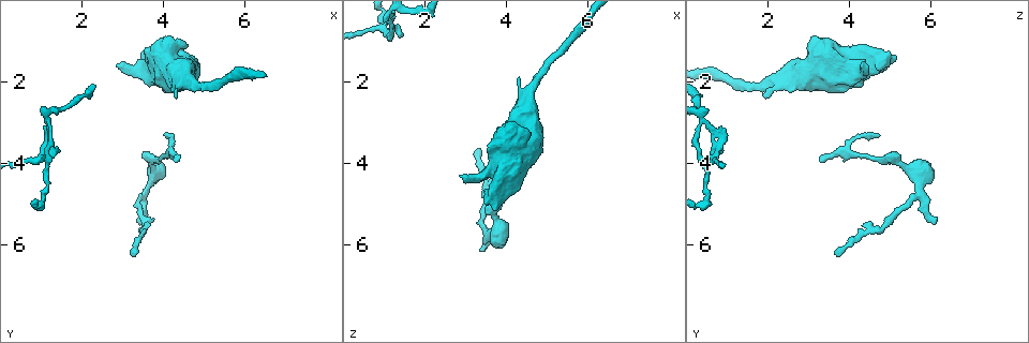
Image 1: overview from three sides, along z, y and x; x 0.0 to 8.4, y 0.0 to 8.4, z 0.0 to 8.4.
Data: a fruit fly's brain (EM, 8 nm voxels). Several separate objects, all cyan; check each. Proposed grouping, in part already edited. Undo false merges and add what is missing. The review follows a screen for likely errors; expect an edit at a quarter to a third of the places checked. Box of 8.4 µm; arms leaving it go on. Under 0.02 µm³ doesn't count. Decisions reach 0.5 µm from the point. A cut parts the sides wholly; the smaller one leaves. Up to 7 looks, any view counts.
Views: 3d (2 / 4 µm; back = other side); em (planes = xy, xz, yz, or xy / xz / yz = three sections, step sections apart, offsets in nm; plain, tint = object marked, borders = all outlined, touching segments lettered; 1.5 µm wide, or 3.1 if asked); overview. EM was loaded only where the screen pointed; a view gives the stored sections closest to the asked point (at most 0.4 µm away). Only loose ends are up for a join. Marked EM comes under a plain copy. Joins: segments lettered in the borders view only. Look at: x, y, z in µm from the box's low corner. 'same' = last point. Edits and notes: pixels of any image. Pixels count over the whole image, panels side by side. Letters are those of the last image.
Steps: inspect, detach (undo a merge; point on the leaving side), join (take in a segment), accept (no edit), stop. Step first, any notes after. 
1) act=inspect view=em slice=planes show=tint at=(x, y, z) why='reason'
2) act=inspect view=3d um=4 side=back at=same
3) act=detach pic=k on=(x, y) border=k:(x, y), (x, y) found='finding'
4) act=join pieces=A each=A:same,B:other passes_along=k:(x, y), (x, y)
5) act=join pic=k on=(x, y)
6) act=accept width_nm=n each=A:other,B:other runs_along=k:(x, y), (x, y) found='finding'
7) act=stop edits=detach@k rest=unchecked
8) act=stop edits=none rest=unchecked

act=inspect view=3d um=4 side=back at=(3.35, 6.15, 3.70) why='an open end'

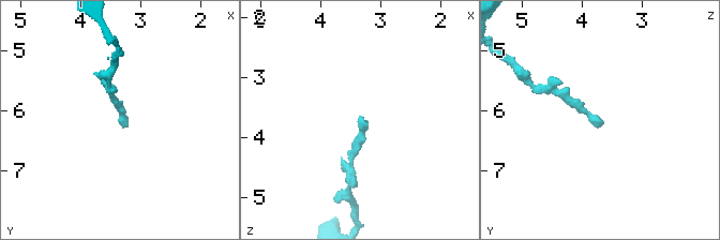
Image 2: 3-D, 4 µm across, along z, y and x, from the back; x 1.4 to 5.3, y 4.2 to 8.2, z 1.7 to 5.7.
act=inspect view=em slice=planes show=borders at=(3.35, 6.25, 3.70) why='shape alone is not enough'

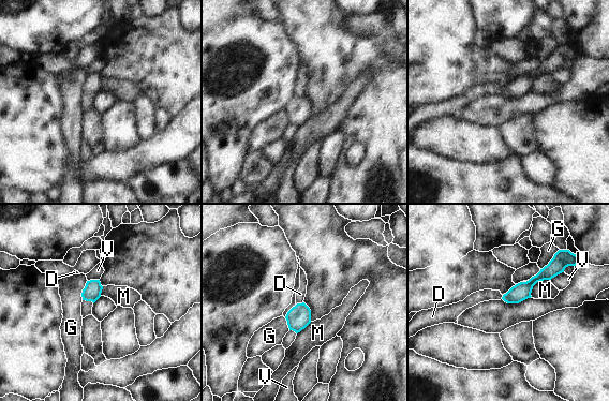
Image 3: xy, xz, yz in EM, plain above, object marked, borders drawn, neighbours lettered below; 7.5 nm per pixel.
act=accept each=D:other,G:other,M:other,V:other border=3:(302, 301), (296, 305) found='none of them fits'

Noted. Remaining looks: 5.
act=inspect view=em slice=xy step=8 show=tint at=(3.45, 5.35, 6.15) why='an open end'

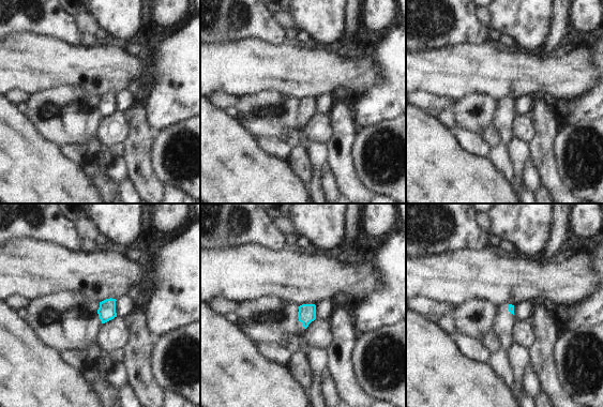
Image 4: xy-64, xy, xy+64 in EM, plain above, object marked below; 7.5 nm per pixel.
act=inspect view=em slice=planes show=borders at=same

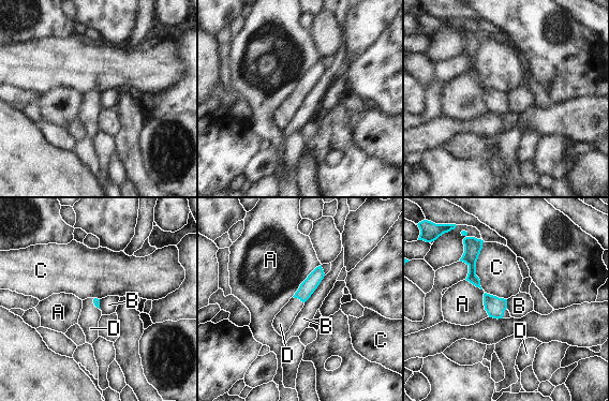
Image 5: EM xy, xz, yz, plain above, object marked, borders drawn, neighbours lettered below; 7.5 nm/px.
act=join pieces=D each=A:other,B:other,C:other,D:same found='the neuron continues'

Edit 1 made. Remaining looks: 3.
act=inspect view=em slice=xy step=8 show=tint at=(4.30, 2.40, 1.85) why='stops while still wide'

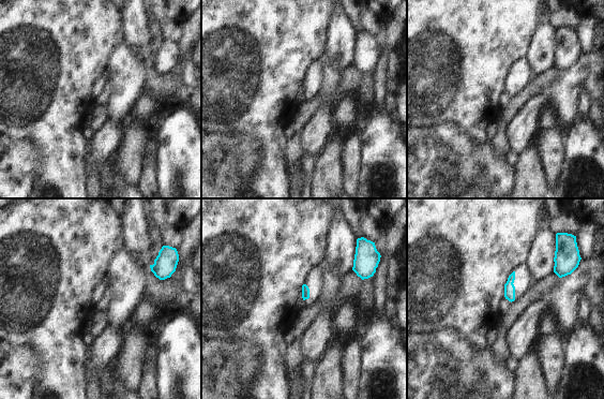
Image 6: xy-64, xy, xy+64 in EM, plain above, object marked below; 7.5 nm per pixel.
act=inspect view=em slice=planes show=borders at=same

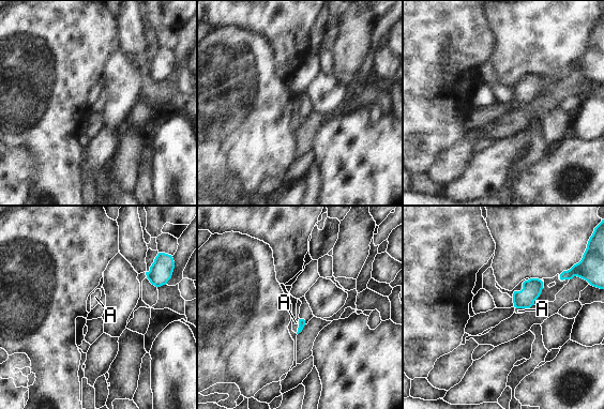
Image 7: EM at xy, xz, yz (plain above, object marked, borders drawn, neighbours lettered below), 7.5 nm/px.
act=accept longest_contact=A:110nm each=A:other border=7:(299, 318), (299, 327), (296, 332) found='no lettered segment goes on from it'

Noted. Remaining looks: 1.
act=stop edits=join@5 rest=unchecked

